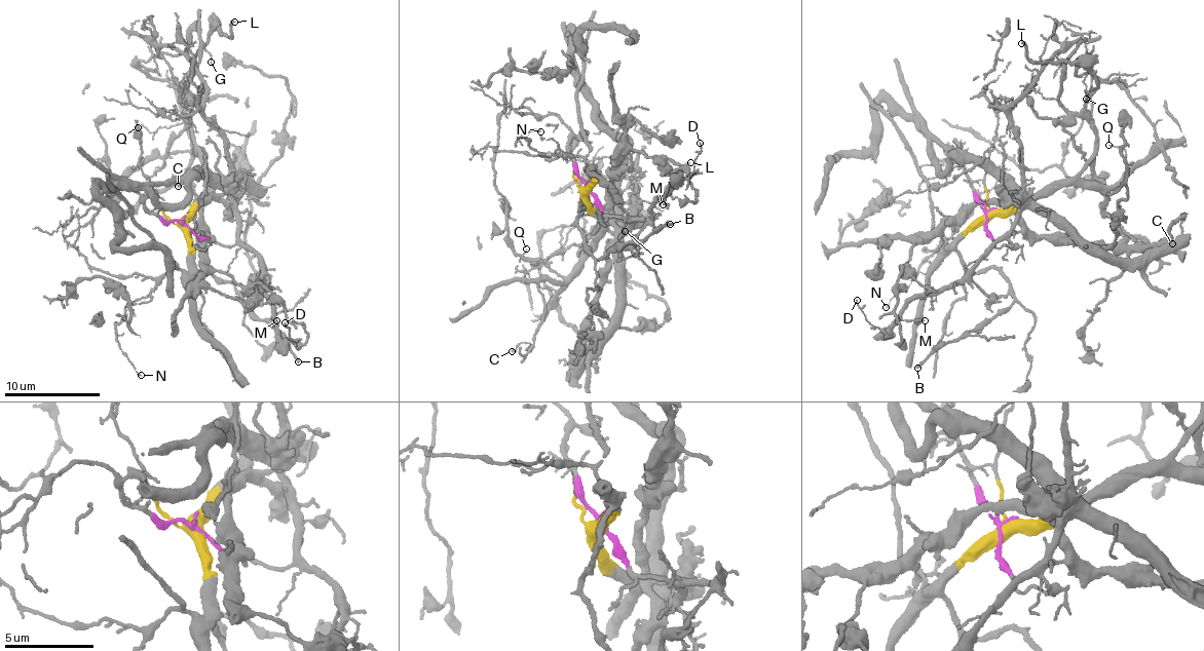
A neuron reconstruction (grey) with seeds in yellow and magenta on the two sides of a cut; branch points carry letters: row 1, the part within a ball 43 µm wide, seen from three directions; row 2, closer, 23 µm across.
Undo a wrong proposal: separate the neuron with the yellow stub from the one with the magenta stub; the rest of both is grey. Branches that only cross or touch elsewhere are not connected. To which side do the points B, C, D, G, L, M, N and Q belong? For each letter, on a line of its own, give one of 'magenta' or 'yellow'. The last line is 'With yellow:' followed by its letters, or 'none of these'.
B: yellow
C: yellow
D: magenta
G: yellow
L: yellow
M: magenta
N: yellow
Q: yellow
With yellow: B, C, G, L, N, Q

